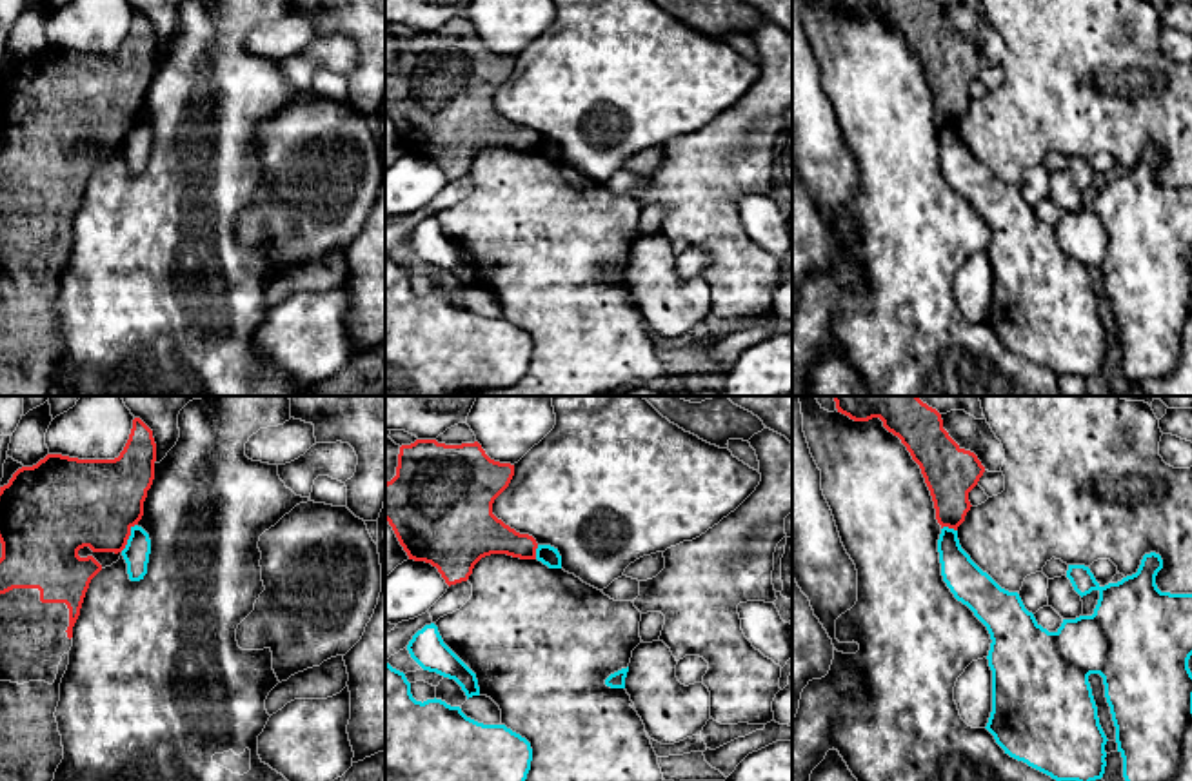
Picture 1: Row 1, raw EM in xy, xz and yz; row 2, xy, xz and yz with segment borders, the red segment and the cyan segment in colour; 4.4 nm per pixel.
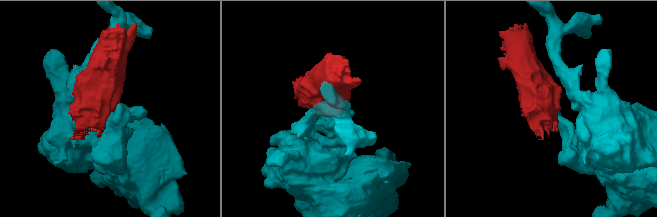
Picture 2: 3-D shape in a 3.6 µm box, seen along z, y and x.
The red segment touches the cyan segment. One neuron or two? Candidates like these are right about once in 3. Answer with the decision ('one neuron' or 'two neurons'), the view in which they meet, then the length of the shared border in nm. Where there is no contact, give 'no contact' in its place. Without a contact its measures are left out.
two neurons; meets red in xy; contact 150 nm long

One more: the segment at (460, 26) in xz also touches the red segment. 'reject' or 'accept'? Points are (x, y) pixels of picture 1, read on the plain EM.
accept

